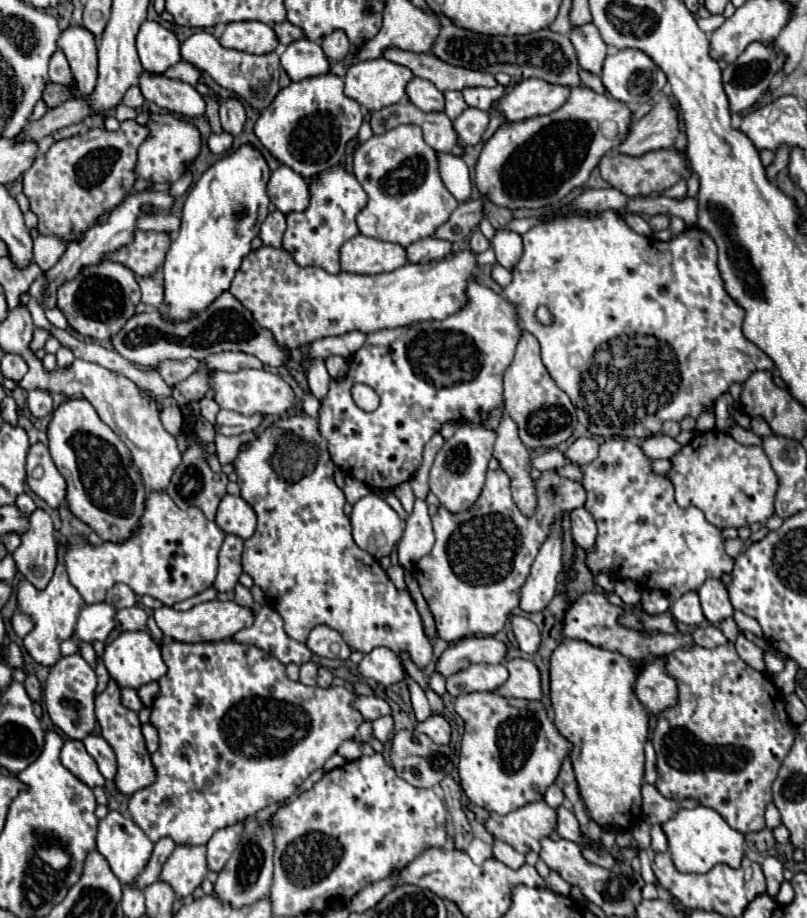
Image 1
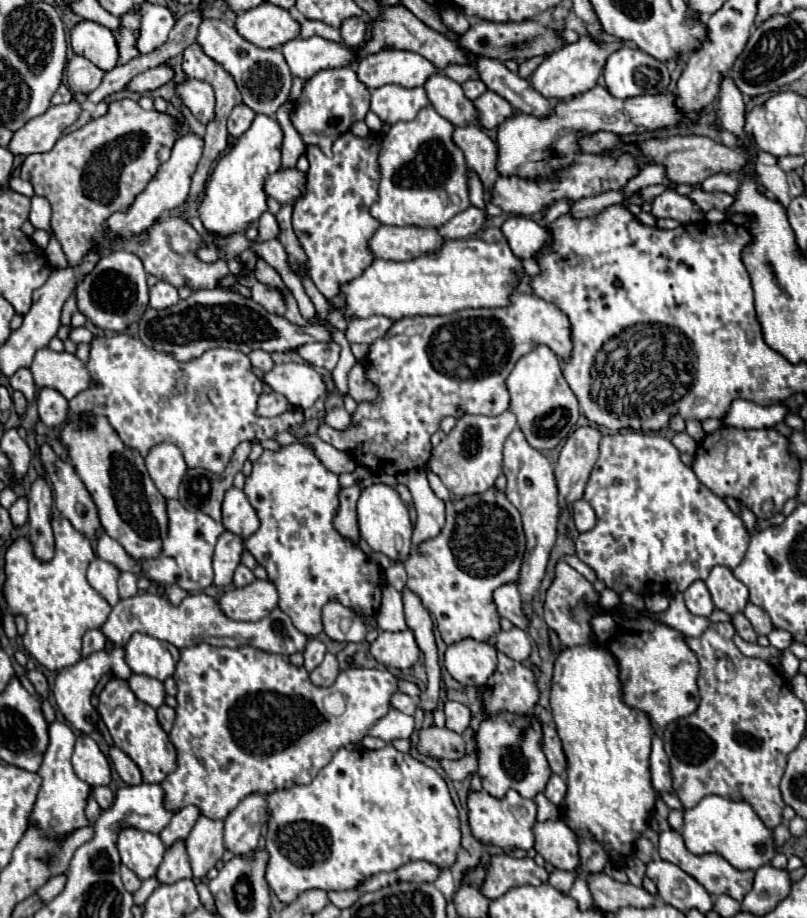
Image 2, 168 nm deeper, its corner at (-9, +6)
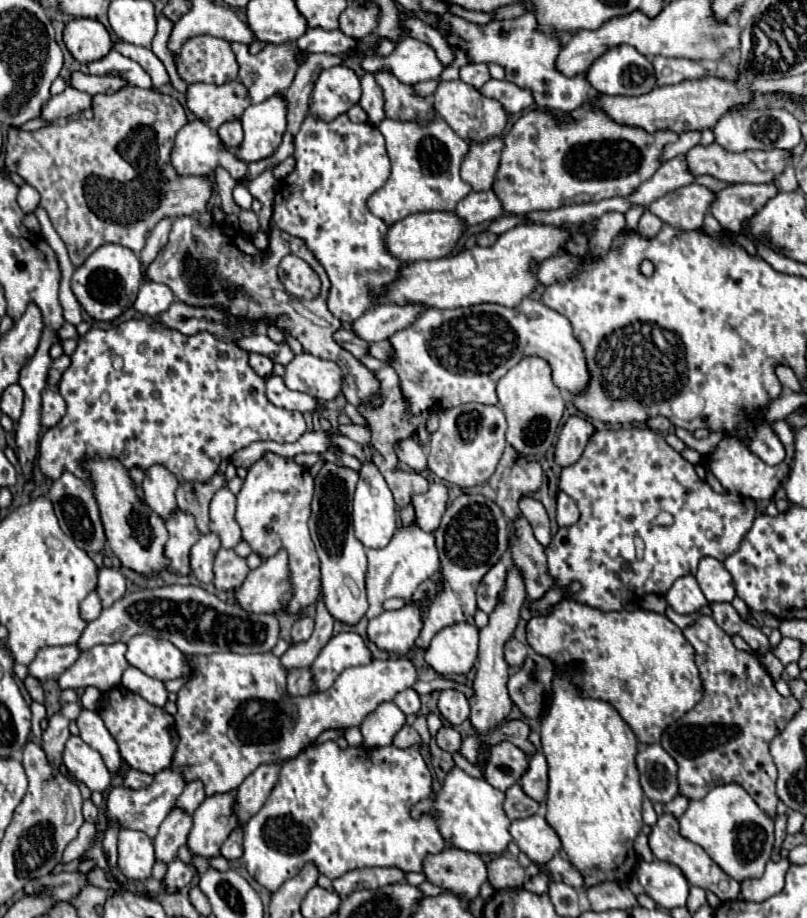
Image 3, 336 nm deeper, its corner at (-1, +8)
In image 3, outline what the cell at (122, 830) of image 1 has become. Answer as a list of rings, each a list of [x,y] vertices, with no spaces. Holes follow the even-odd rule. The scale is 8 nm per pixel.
[[[122,829],[122,833],[118,835],[118,867],[120,867],[120,871],[130,881],[146,881],[146,879],[152,879],[154,861],[156,861],[156,855],[154,855],[152,839],[146,833],[142,833],[142,831]]]

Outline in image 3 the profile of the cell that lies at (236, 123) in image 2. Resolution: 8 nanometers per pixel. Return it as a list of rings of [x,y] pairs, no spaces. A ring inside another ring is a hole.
[[[230,121],[230,123],[222,125],[222,127],[218,129],[218,135],[220,135],[220,139],[222,139],[230,149],[238,149],[238,147],[242,145],[242,139],[244,139],[240,121]]]

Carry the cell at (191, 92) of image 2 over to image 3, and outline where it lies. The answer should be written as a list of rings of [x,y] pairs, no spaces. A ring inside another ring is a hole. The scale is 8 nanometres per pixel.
[[[234,79],[224,85],[194,83],[186,91],[186,103],[198,119],[206,121],[210,129],[216,131],[222,123],[240,119],[252,99],[244,83]]]

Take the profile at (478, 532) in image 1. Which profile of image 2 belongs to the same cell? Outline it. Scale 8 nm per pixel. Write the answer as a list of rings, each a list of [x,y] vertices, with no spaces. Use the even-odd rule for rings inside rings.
[[[490,487],[482,495],[470,495],[446,503],[446,525],[440,535],[414,547],[410,559],[404,563],[408,573],[406,587],[420,595],[424,607],[436,619],[446,645],[458,643],[462,639],[486,641],[490,635],[500,631],[500,613],[494,603],[494,591],[506,583],[518,583],[524,553],[526,535],[522,529],[520,511],[508,501],[502,491]]]

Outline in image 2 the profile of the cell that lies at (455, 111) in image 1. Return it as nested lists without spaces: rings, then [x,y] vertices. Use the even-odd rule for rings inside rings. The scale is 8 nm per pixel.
[[[470,81],[470,83],[462,83],[462,91],[470,101],[474,101],[486,91],[486,85],[482,81]]]

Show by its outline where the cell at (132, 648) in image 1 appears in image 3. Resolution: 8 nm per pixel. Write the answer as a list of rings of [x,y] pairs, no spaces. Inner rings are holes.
[[[134,635],[128,641],[126,659],[148,677],[160,681],[186,677],[190,673],[188,659],[176,645],[150,635]]]

